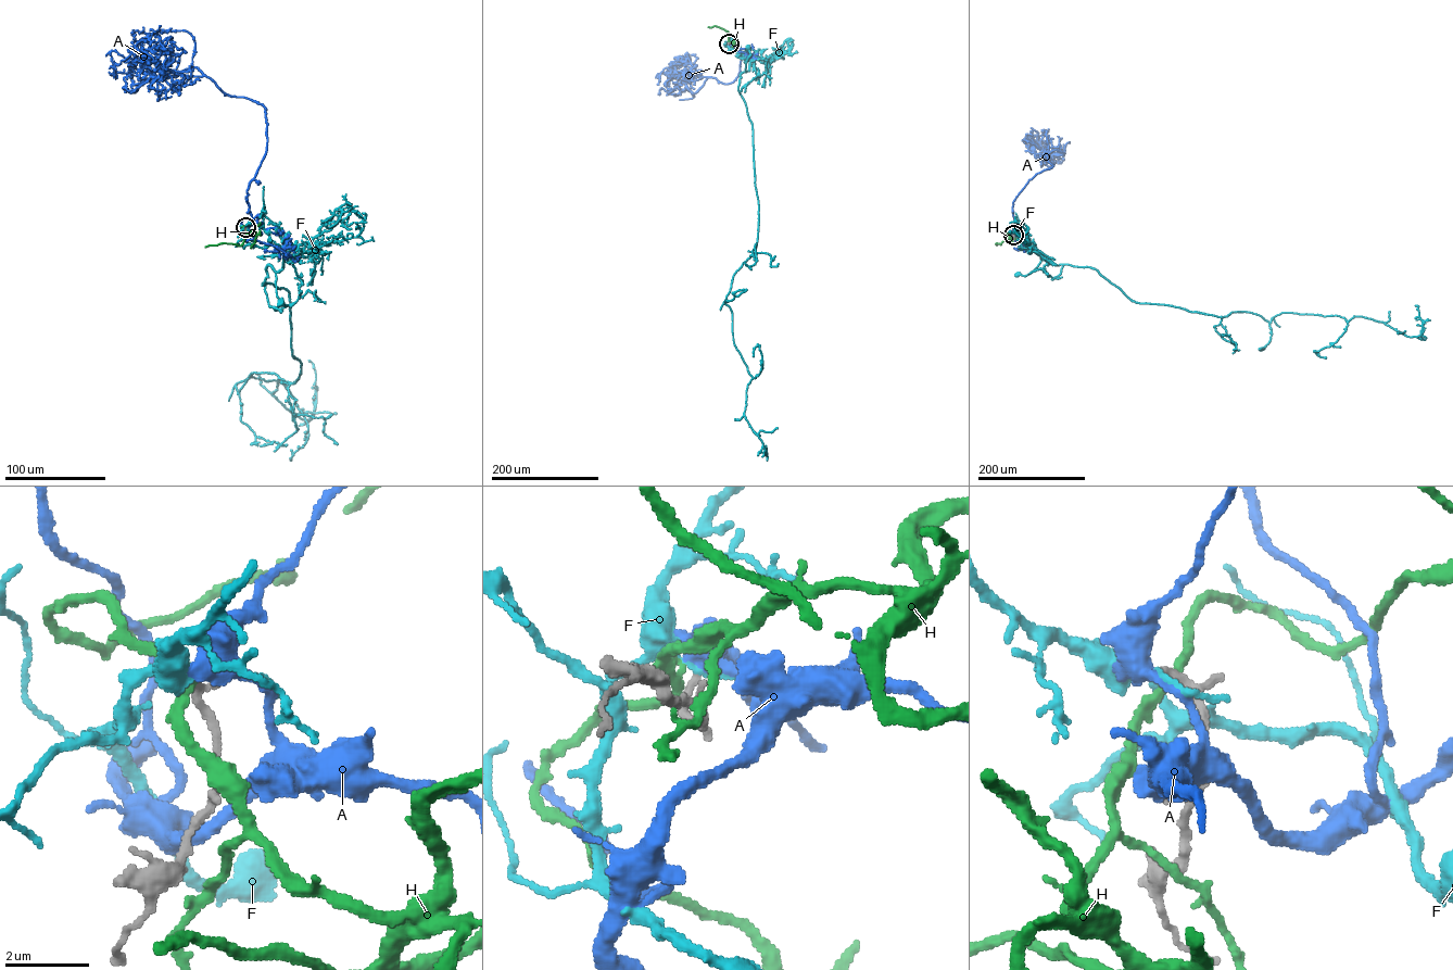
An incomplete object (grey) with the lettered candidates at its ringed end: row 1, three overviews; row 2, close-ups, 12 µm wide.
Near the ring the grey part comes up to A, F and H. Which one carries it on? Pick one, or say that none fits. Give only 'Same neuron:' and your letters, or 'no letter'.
Same neuron: no letter

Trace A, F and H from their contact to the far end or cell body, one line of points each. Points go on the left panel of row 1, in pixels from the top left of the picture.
A: (245, 228), (263, 105), (196, 67), (154, 76), (135, 49), (109, 72)
F: (245, 228), (243, 229), (255, 244), (289, 249), (283, 266), (276, 272), (276, 294), (286, 305), (280, 302)
H: (244, 228), (250, 234), (243, 235), (241, 244), (223, 243), (205, 247)

